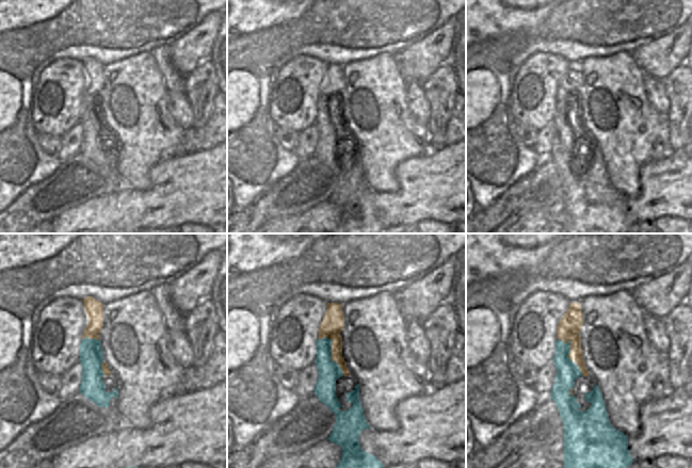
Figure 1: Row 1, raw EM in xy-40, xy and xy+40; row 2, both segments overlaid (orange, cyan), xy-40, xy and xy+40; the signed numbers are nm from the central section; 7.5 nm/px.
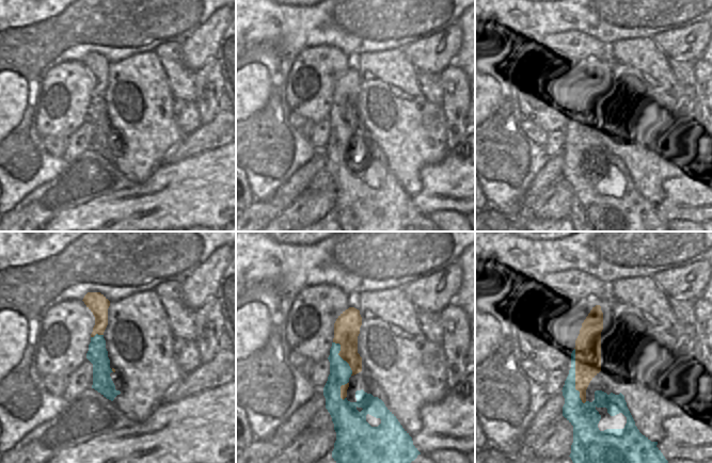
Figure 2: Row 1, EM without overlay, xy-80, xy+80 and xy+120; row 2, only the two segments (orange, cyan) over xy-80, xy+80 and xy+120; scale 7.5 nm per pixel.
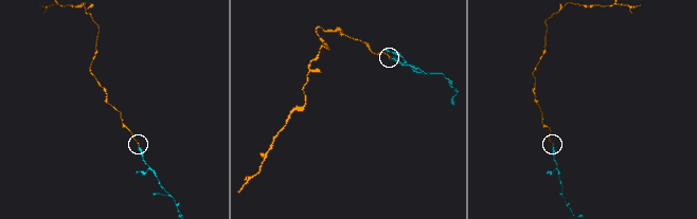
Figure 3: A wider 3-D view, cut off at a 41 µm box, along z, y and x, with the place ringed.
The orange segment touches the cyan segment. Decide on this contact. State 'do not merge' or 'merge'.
merge

